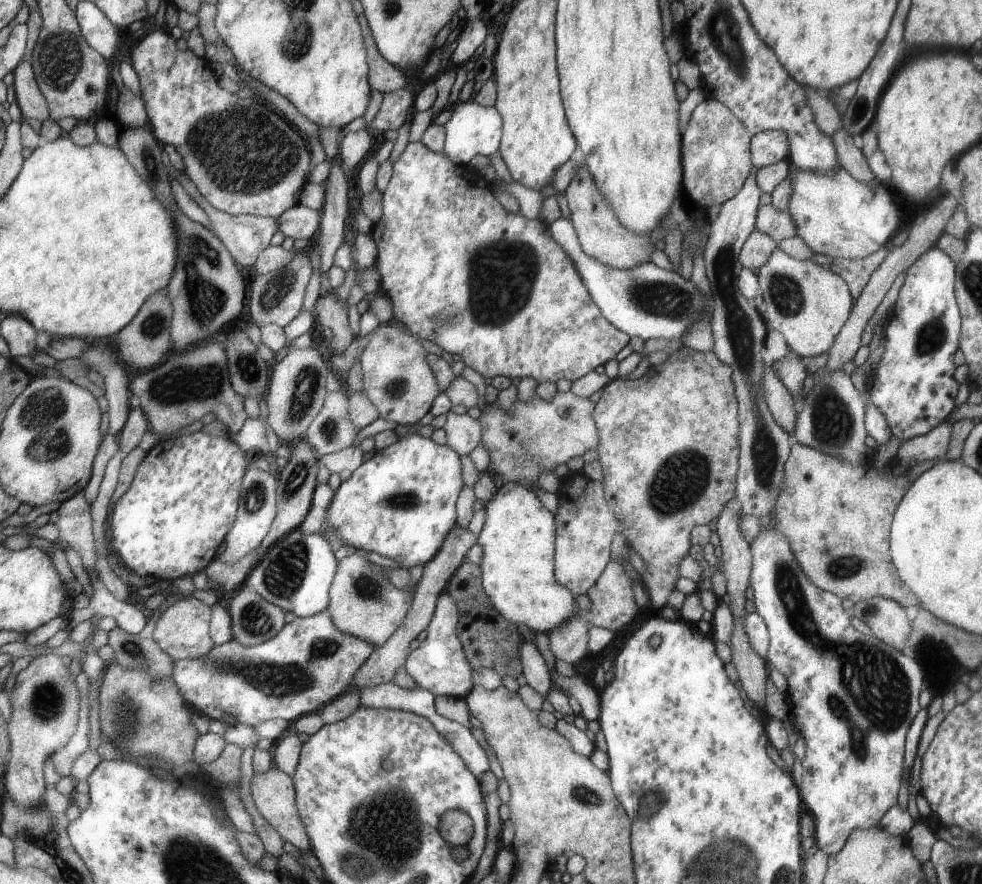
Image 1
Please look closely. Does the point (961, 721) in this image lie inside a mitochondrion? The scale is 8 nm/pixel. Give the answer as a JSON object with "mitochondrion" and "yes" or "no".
{"mitochondrion":"no"}

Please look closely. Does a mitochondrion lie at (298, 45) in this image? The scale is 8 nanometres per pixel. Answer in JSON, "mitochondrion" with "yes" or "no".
{"mitochondrion":"yes"}

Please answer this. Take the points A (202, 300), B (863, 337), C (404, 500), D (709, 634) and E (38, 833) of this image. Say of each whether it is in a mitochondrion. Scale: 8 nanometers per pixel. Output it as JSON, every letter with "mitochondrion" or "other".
{"A":"mitochondrion","B":"other","C":"mitochondrion","D":"other","E":"mitochondrion"}

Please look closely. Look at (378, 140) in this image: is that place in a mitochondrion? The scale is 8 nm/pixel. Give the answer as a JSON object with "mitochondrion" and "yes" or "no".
{"mitochondrion":"no"}

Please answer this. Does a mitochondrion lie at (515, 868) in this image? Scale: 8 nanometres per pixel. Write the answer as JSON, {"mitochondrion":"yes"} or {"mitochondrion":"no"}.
{"mitochondrion":"no"}

